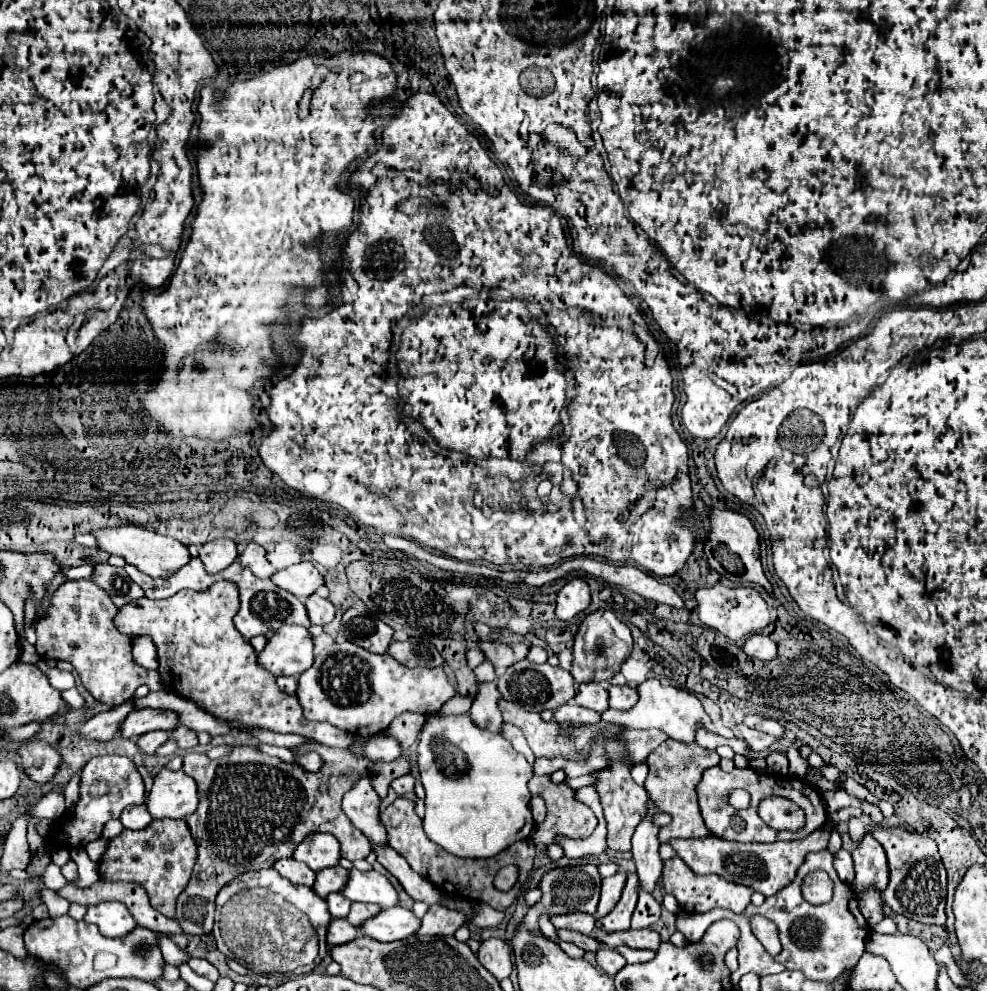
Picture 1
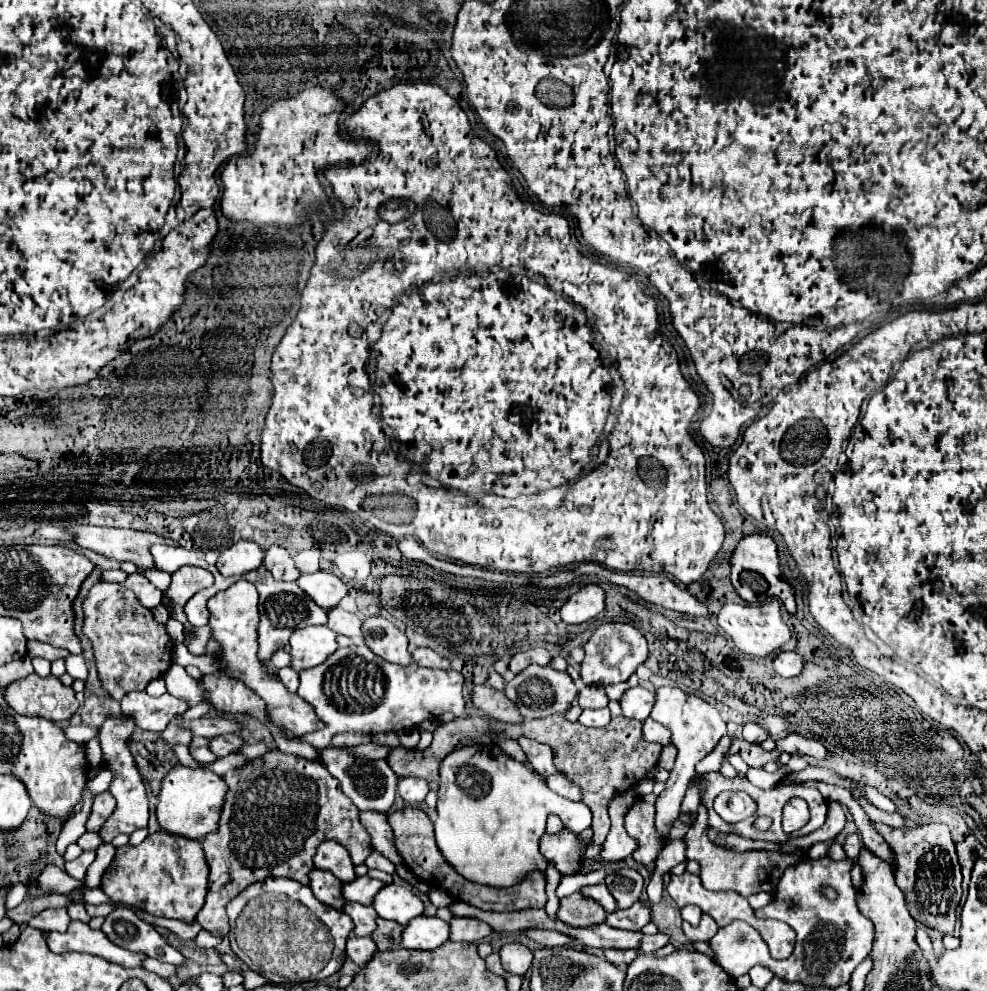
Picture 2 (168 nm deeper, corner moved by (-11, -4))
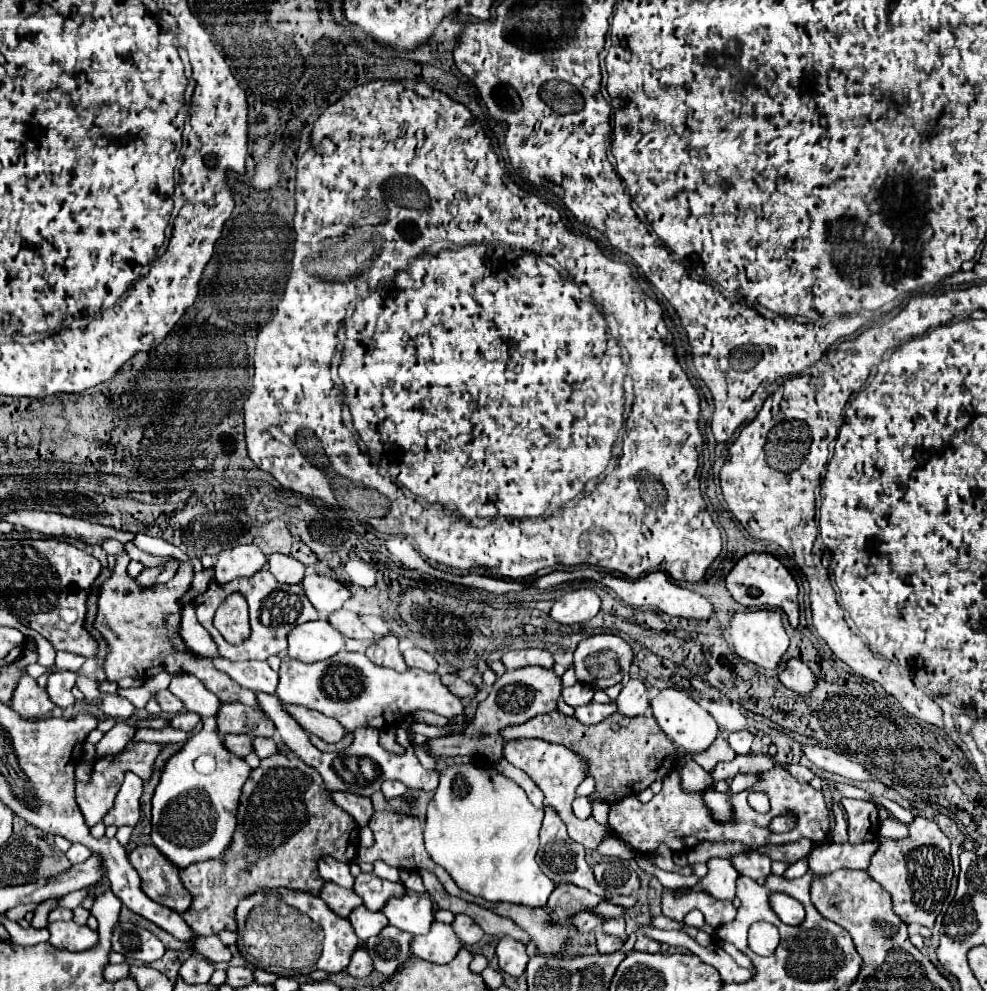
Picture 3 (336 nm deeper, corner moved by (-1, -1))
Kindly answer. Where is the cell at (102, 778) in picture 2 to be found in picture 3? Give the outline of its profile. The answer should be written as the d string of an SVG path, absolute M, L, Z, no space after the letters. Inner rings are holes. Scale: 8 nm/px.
M171 724L155 730L155 728L143 728L143 730L137 730L133 741L143 741L158 744L177 744L177 742L183 742L187 740L187 734L183 730L177 730L173 728Z

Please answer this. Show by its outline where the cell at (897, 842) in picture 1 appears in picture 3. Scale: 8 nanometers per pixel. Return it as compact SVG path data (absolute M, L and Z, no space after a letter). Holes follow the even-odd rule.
M915 818L909 826L909 838L889 840L883 838L879 850L873 854L867 874L889 892L895 914L905 924L921 924L933 928L937 914L953 884L953 864L949 856L949 838L939 826L927 818Z

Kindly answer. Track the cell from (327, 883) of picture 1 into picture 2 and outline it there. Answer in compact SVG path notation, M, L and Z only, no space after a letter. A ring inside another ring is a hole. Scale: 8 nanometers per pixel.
M369 875L355 877L355 881L343 883L343 897L347 901L357 901L357 903L363 903L363 905L371 905L373 895L381 887L383 887L383 883L379 879L371 879Z

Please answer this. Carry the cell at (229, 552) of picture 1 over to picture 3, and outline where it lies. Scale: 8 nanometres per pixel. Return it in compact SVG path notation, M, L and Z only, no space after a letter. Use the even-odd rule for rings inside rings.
M235 546L223 550L215 564L215 580L227 584L235 578L249 578L267 564L267 556L257 546Z

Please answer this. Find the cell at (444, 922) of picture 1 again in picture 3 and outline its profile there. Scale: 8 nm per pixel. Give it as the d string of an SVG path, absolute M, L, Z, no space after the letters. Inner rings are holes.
M457 914L455 916L455 922L453 922L453 930L457 932L457 936L465 942L465 944L477 944L485 932L479 924L475 924L473 918L465 916L465 914Z

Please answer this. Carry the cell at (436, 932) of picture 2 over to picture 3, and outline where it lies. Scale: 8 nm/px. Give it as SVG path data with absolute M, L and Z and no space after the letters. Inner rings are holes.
M433 922L433 928L423 936L415 936L411 944L415 956L419 956L421 960L431 960L435 964L447 964L449 960L453 960L453 956L457 956L461 948L463 944L453 928L441 922Z

